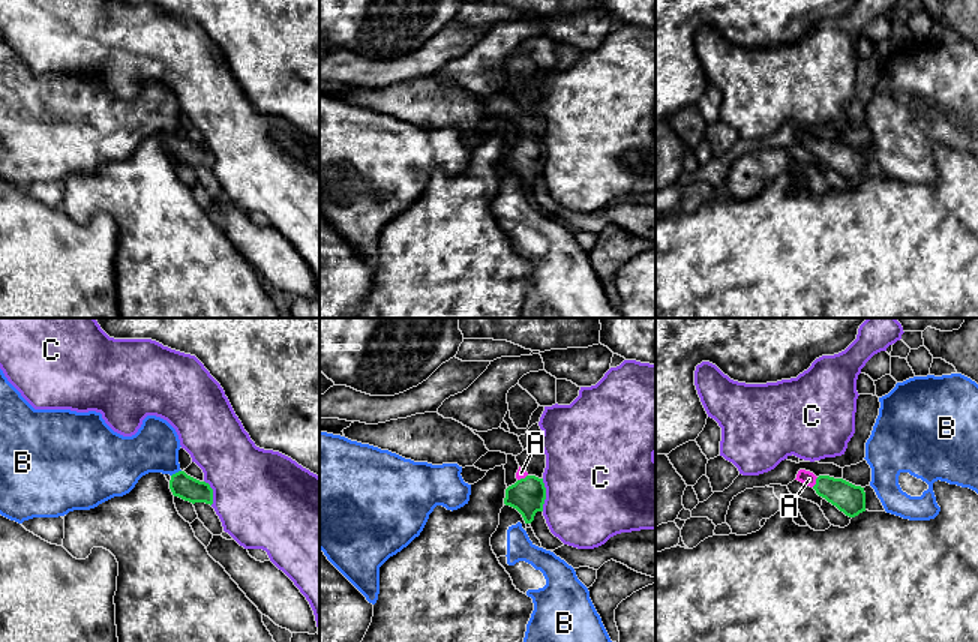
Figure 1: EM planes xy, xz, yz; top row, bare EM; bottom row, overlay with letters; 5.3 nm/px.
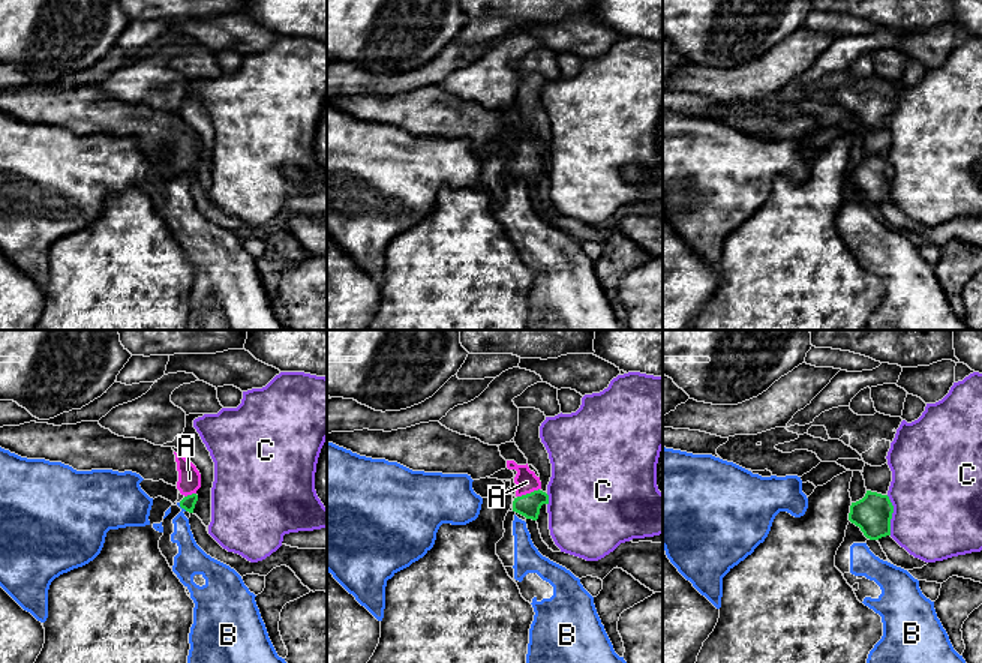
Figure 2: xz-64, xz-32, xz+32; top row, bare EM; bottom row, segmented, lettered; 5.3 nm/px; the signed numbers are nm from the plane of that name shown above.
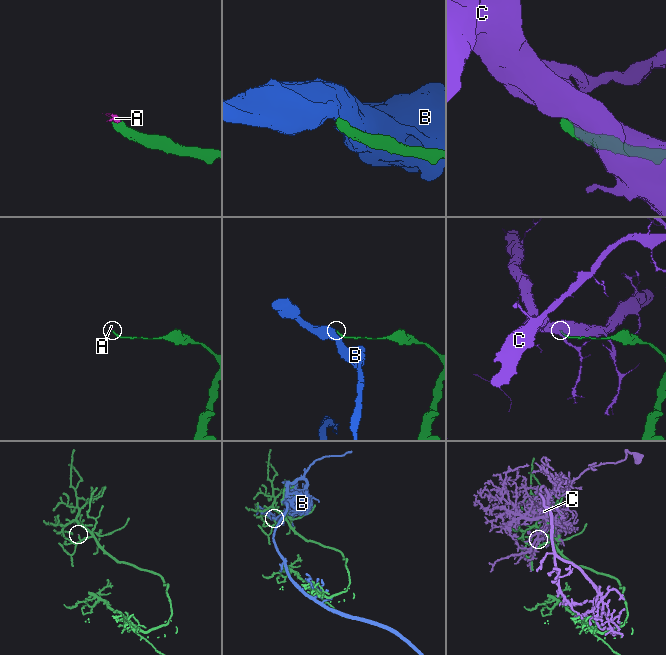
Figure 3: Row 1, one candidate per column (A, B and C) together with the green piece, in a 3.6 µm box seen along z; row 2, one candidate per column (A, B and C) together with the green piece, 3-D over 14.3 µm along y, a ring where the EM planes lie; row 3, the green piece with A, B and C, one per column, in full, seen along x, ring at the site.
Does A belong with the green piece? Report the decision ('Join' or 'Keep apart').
Join

